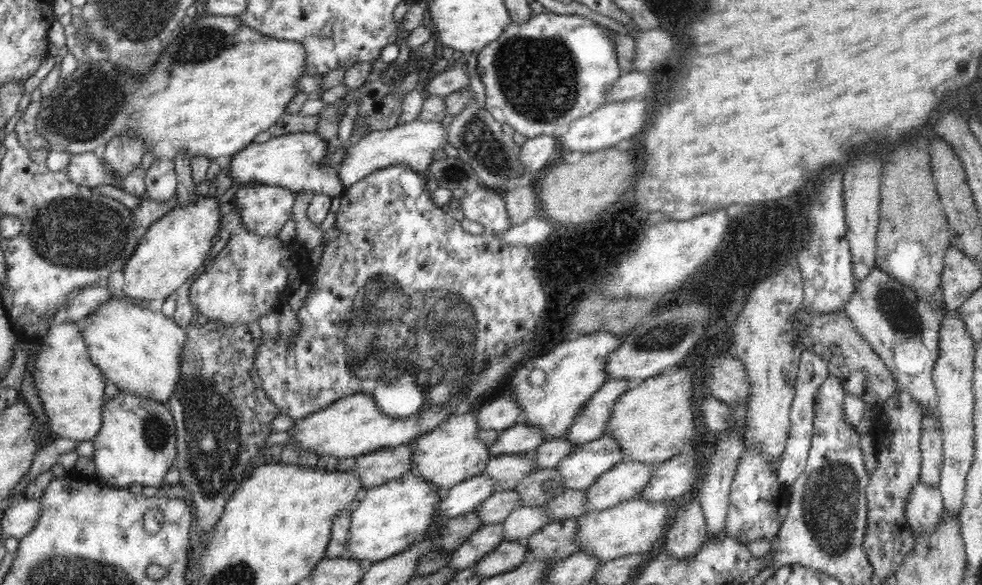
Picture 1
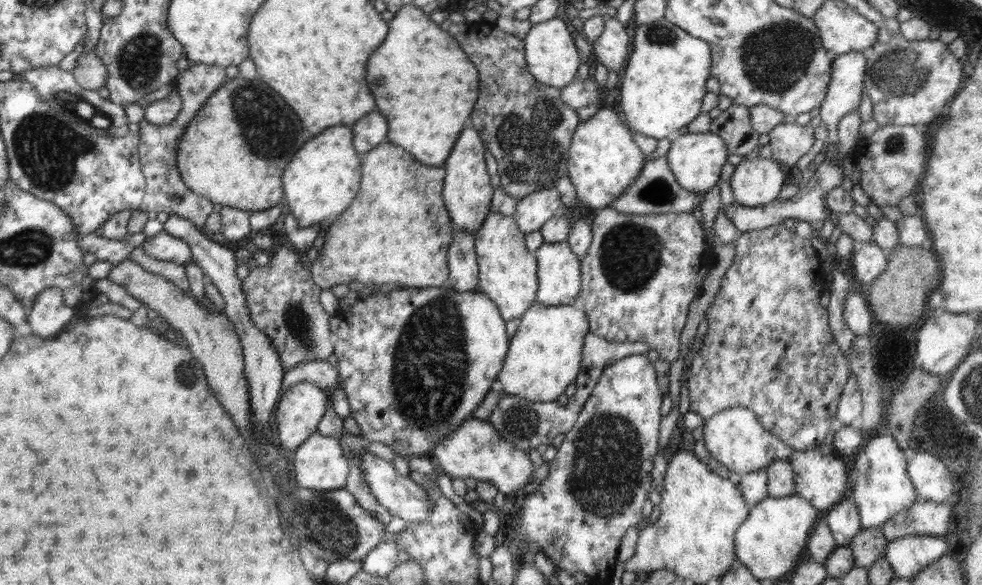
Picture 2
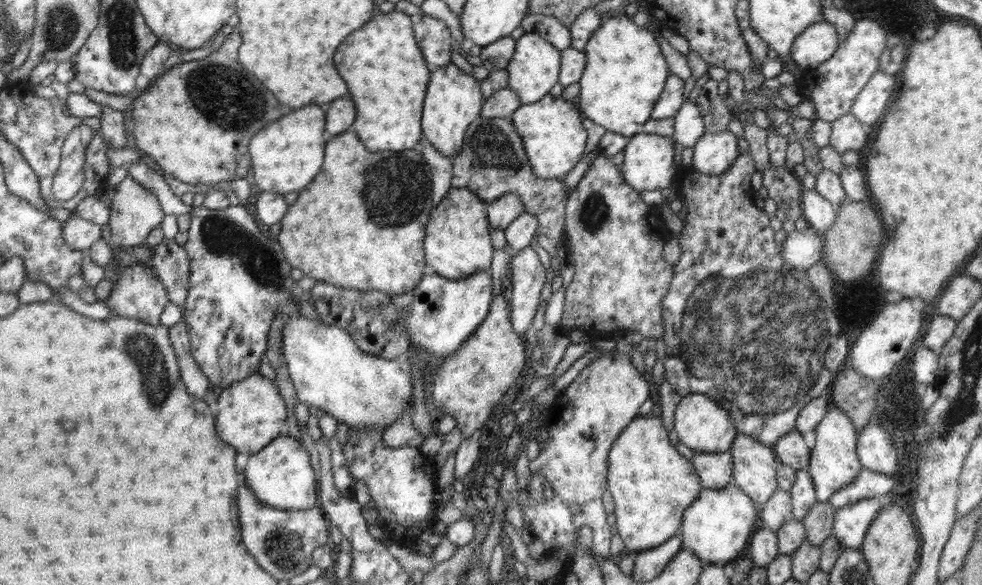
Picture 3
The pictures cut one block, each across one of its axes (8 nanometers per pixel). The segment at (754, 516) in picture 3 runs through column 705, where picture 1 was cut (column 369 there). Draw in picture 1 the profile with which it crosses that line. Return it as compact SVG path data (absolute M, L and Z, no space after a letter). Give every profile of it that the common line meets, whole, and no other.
M412 470L386 484L368 487L365 498L359 502L356 510L351 511L344 556L369 564L406 551L439 521L438 504L442 498L440 488Z

